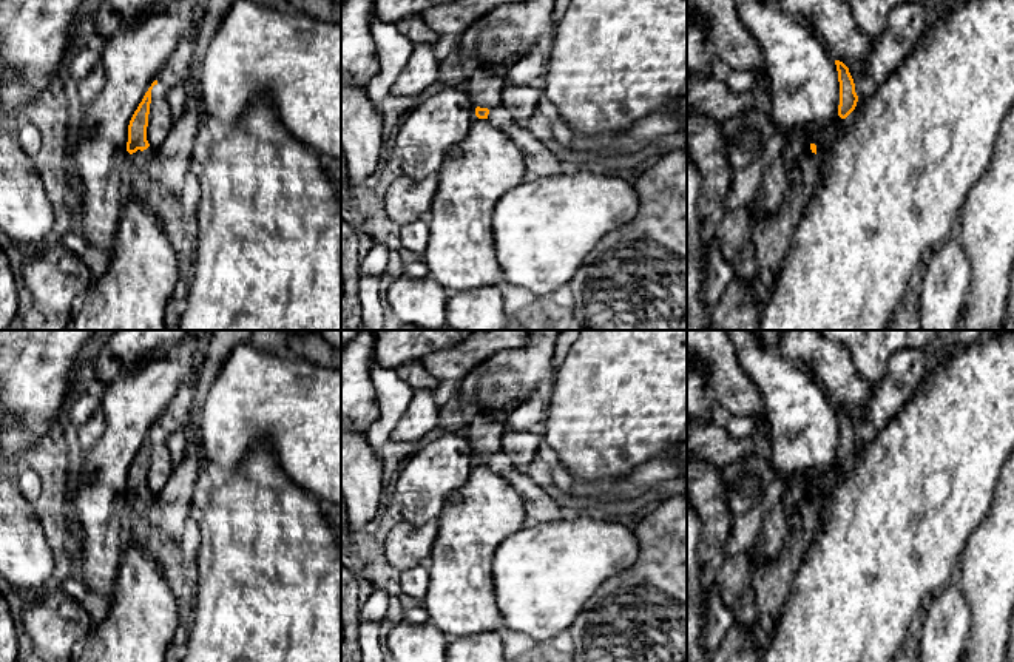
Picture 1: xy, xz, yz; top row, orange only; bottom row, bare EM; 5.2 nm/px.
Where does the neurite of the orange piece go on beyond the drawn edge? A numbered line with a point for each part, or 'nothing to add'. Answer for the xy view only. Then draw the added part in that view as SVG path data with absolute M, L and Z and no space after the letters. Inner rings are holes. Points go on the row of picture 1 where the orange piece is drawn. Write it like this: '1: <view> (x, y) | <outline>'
1: xy (141, 159) | M150 145L147 150L130 154L130 159L133 160L134 167L140 170L142 173L148 174L148 167L151 162L153 147Z

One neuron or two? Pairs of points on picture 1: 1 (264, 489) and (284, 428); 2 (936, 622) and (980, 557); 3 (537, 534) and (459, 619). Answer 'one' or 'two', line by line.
1: two
2: two
3: two

